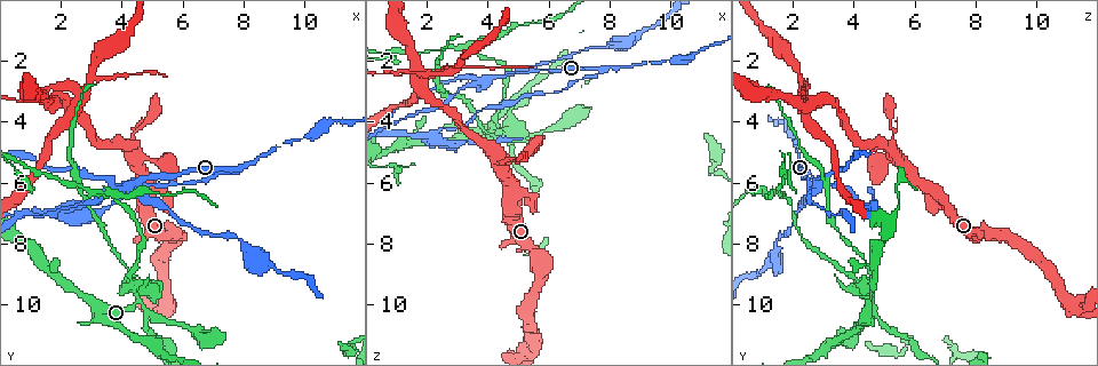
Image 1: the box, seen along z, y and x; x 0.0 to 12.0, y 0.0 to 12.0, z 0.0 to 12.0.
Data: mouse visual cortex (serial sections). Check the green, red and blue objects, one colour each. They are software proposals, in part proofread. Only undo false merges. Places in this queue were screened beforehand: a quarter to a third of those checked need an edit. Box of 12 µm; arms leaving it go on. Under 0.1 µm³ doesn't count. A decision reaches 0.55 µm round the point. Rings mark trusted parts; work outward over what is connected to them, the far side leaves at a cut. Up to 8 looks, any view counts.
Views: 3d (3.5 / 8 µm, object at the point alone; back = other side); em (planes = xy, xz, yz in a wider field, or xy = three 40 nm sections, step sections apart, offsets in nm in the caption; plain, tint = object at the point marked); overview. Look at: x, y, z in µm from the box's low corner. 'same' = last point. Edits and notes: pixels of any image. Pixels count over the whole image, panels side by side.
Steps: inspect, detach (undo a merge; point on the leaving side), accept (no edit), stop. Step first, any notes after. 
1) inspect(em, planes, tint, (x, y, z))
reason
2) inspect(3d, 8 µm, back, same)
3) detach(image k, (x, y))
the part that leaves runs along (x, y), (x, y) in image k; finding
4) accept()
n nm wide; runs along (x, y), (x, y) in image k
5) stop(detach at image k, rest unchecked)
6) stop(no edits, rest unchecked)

inspect(em, xy, step 2, tint, (4.9, 10.2, 4.7))
arms part here

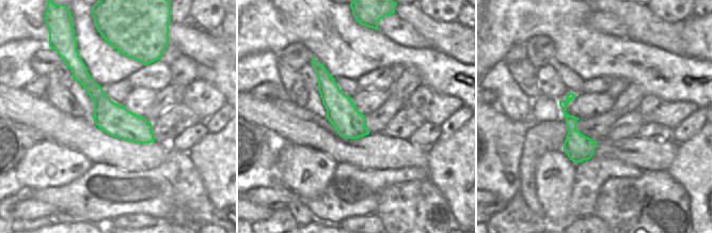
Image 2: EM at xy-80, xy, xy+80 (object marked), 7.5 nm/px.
inspect(3d, 3.5 µm, same)
wider look

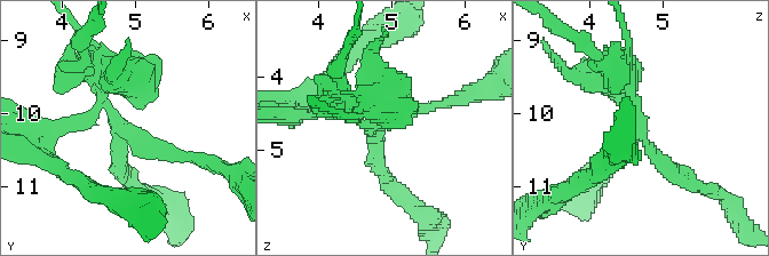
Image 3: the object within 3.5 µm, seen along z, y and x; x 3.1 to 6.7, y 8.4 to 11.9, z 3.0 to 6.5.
detach(image 3, (72, 81))
arms of 150, 150, 200 nm; the part that leaves runs along (97, 103), (87, 33) in image 3; two cells meet here

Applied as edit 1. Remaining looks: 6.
inspect(overview)

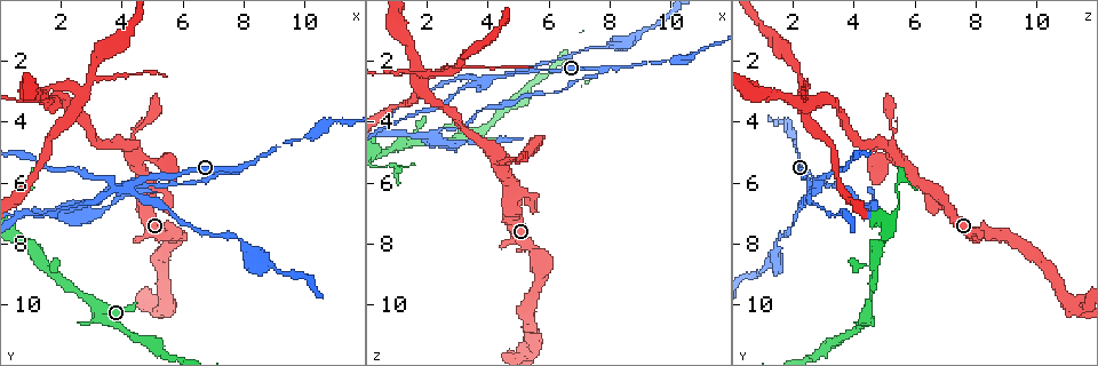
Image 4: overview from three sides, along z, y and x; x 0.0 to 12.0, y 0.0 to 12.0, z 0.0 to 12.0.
inspect(3d, 3.5 µm, (4.3, 6.2, 2.5))
arms run side by side

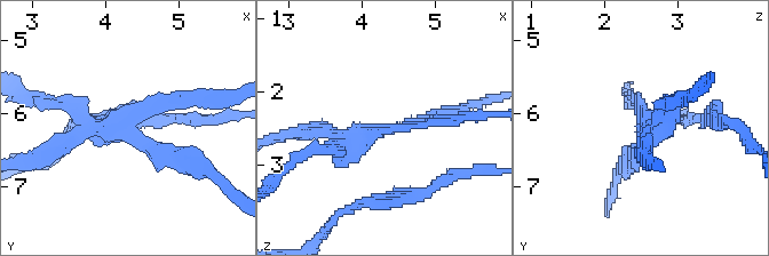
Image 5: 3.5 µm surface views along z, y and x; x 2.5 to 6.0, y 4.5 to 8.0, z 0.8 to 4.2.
detach(image 5, (306, 152))
the part that leaves runs along (134, 133), (226, 185) in image 5; a second cell is stuck on

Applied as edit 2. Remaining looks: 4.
stop(detach at image 3, detach at image 5, rest unchecked)

